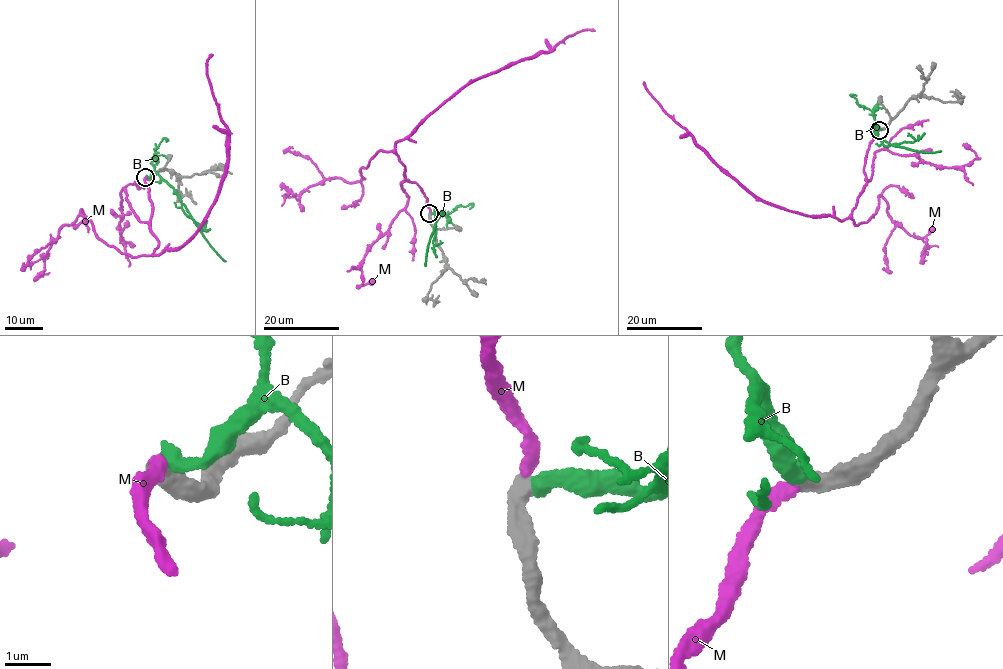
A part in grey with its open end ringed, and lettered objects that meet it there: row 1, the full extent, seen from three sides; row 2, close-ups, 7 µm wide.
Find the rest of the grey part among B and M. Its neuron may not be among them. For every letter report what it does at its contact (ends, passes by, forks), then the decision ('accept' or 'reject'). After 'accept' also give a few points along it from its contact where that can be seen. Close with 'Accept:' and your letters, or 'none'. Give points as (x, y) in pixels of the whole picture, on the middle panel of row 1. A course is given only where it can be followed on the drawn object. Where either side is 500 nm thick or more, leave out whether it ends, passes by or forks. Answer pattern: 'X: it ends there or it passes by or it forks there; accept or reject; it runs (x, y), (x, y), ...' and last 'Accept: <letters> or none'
B: it ends there; reject
M: it ends there; accept; it runs (429, 212), (419, 186), (403, 175), (396, 142), (464, 86), (548, 52), (567, 37), (594, 31)
Accept: M

